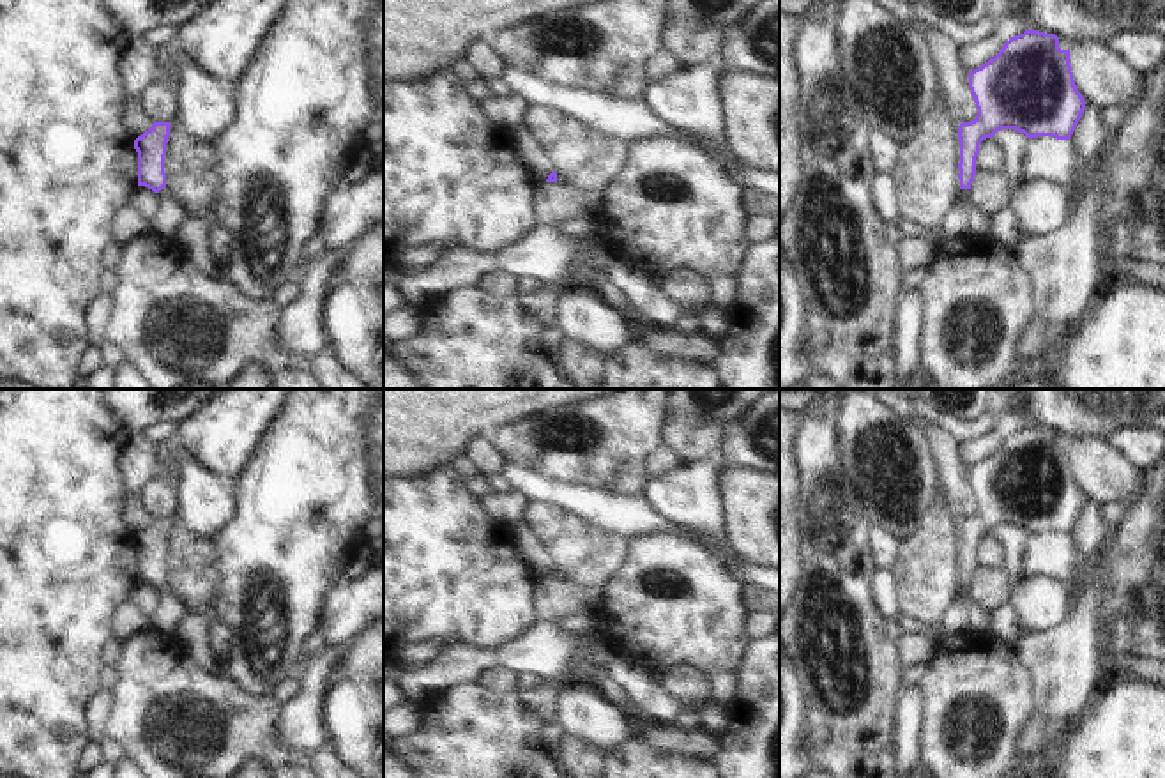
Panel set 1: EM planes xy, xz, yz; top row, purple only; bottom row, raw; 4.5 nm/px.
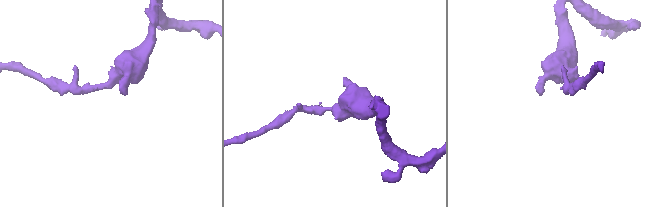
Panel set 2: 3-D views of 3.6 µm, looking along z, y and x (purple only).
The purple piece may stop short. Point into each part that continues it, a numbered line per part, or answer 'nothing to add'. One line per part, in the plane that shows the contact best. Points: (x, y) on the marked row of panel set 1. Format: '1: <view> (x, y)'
1: xy (170, 214)

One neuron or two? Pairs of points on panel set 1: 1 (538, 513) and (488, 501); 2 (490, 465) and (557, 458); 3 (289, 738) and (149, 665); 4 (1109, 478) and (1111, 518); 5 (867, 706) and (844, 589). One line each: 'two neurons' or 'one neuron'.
1: two neurons
2: two neurons
3: two neurons
4: two neurons
5: one neuron

